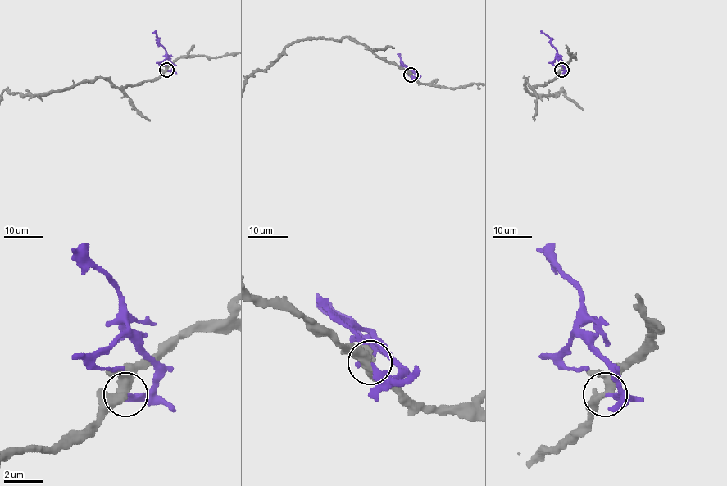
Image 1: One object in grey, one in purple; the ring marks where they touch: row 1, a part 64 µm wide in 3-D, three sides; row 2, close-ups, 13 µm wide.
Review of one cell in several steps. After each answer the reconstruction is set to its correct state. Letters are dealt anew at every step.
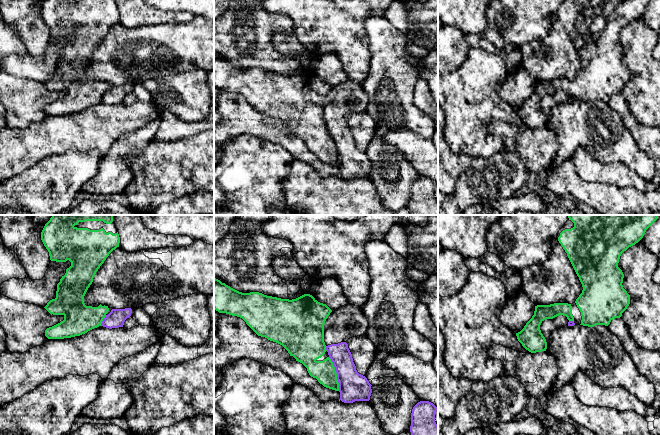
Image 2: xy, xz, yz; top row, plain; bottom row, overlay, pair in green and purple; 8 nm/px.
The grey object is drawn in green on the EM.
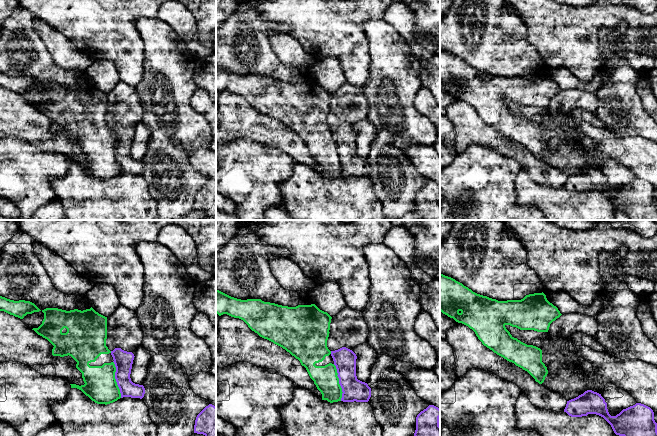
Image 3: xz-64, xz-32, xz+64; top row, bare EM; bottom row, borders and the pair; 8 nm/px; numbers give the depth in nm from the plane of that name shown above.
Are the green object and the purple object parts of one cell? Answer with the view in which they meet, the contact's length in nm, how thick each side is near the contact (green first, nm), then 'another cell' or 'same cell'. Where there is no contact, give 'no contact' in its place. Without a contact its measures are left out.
xz | 280 nm | 180/220 nm | another cell

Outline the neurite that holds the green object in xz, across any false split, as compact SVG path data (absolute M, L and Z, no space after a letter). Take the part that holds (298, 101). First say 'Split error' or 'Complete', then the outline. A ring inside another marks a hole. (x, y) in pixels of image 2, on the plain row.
Split error. M214 54L214 86L242 94L258 111L282 121L324 163L339 167L337 149L324 118L324 100L332 86L312 71L281 75L259 68L242 69Z

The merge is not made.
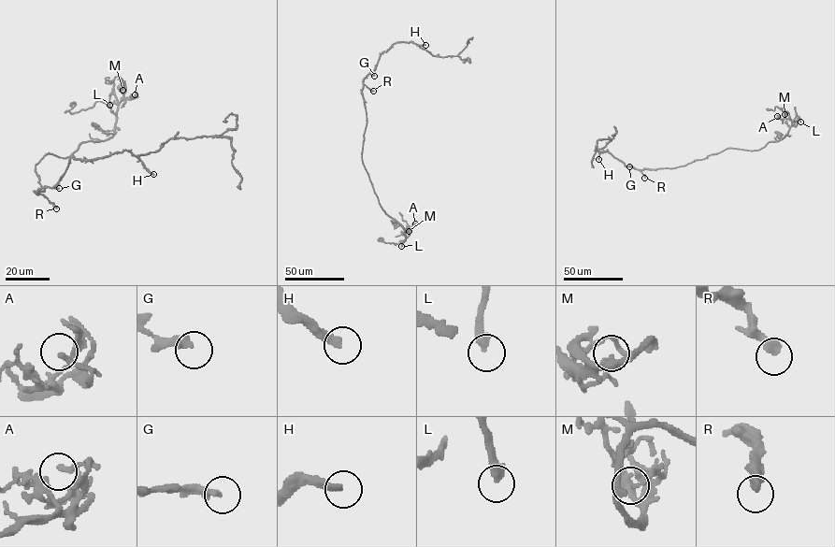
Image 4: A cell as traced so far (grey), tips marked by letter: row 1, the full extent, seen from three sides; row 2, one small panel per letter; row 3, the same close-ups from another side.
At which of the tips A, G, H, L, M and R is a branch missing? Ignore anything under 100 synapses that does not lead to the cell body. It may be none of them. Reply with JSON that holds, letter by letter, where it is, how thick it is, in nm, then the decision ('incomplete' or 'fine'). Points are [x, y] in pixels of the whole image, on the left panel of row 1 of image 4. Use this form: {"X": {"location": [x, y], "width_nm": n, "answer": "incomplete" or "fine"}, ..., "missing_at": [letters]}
{"A": {"location": [135, 94], "width_nm": 200, "answer": "fine"}, "G": {"location": [59, 188], "width_nm": 300, "answer": "fine"}, "H": {"location": [153, 174], "width_nm": 280, "answer": "incomplete"}, "L": {"location": [109, 105], "width_nm": 360, "answer": "incomplete"}, "M": {"location": [122, 90], "width_nm": 130, "answer": "fine"}, "R": {"location": [56, 208], "width_nm": 360, "answer": "fine"}, "missing_at": ["H", "L"]}

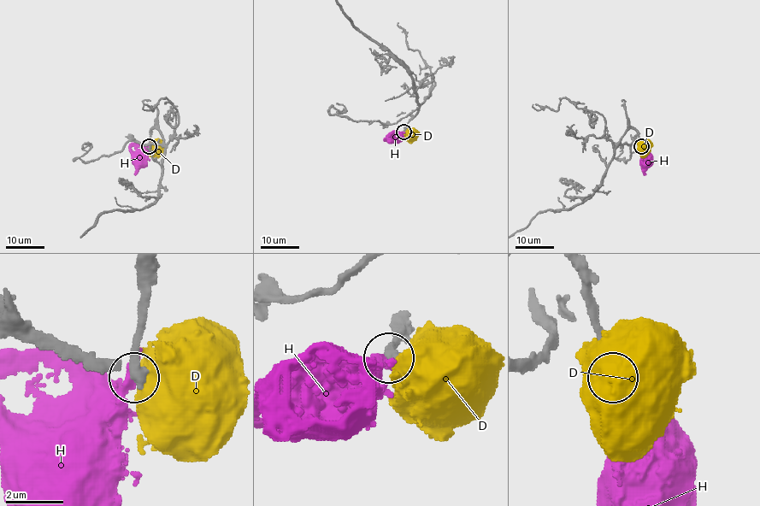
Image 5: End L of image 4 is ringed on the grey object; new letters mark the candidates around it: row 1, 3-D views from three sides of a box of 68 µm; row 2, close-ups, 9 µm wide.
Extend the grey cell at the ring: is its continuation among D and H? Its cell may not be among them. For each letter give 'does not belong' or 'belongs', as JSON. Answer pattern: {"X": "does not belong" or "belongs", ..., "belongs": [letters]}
{"D": "does not belong", "H": "does not belong", "belongs": []}

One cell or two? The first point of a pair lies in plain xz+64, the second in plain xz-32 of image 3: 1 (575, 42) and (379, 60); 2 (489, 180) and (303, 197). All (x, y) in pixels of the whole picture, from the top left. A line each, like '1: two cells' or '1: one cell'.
1: two cells
2: two cells

